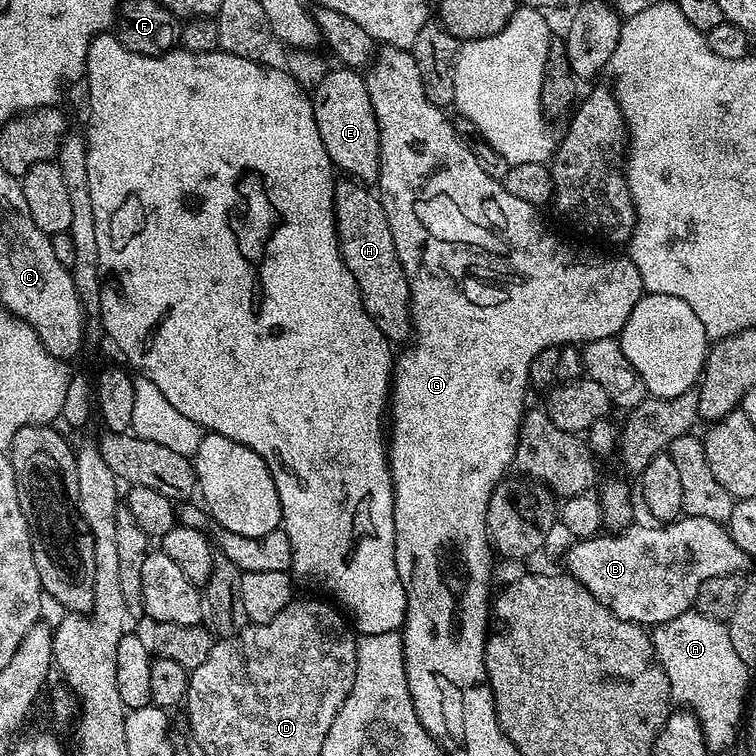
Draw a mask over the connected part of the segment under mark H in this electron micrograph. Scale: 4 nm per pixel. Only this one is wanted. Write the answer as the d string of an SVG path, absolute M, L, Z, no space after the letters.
M340 178L335 181L332 190L332 212L336 215L336 238L340 241L340 253L350 274L354 274L366 314L370 314L388 341L407 341L413 335L410 319L412 295L406 270L402 270L398 250L394 250L394 238L390 234L384 201L359 180Z

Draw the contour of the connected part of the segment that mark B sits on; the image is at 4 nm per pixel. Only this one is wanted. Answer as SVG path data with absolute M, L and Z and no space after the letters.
M684 516L676 524L664 528L634 522L614 535L598 534L579 539L566 552L564 562L569 568L569 575L590 590L596 600L610 608L616 616L641 626L659 626L693 607L702 582L710 577L742 574L752 564L752 558L745 554L723 525L708 518Z

